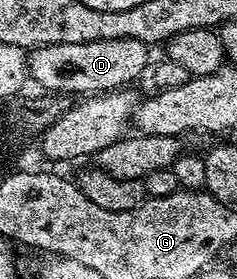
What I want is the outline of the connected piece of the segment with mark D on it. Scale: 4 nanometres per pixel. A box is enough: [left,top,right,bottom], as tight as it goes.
[28,39,151,97]

